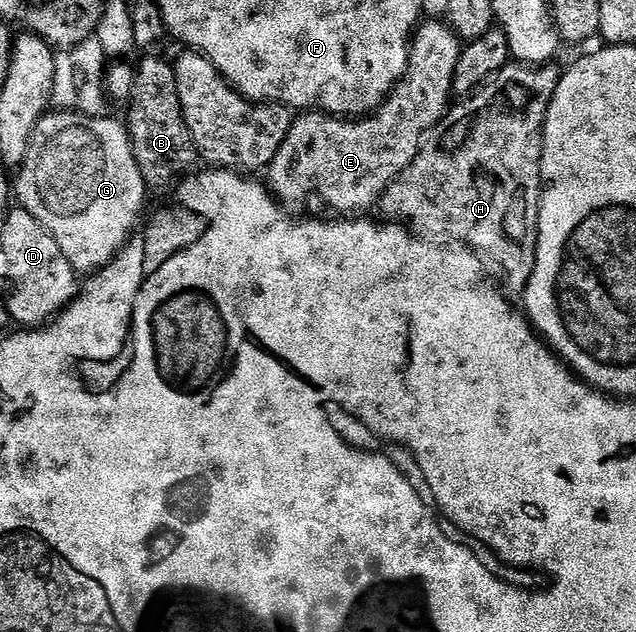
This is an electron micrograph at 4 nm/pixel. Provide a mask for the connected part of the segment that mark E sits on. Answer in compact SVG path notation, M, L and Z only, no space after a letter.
M426 22L412 36L402 80L369 117L339 117L312 110L295 118L268 168L268 187L279 203L294 209L309 195L318 194L334 210L331 212L358 217L369 212L366 210L412 165L418 148L451 106L452 77L464 46L445 22Z

